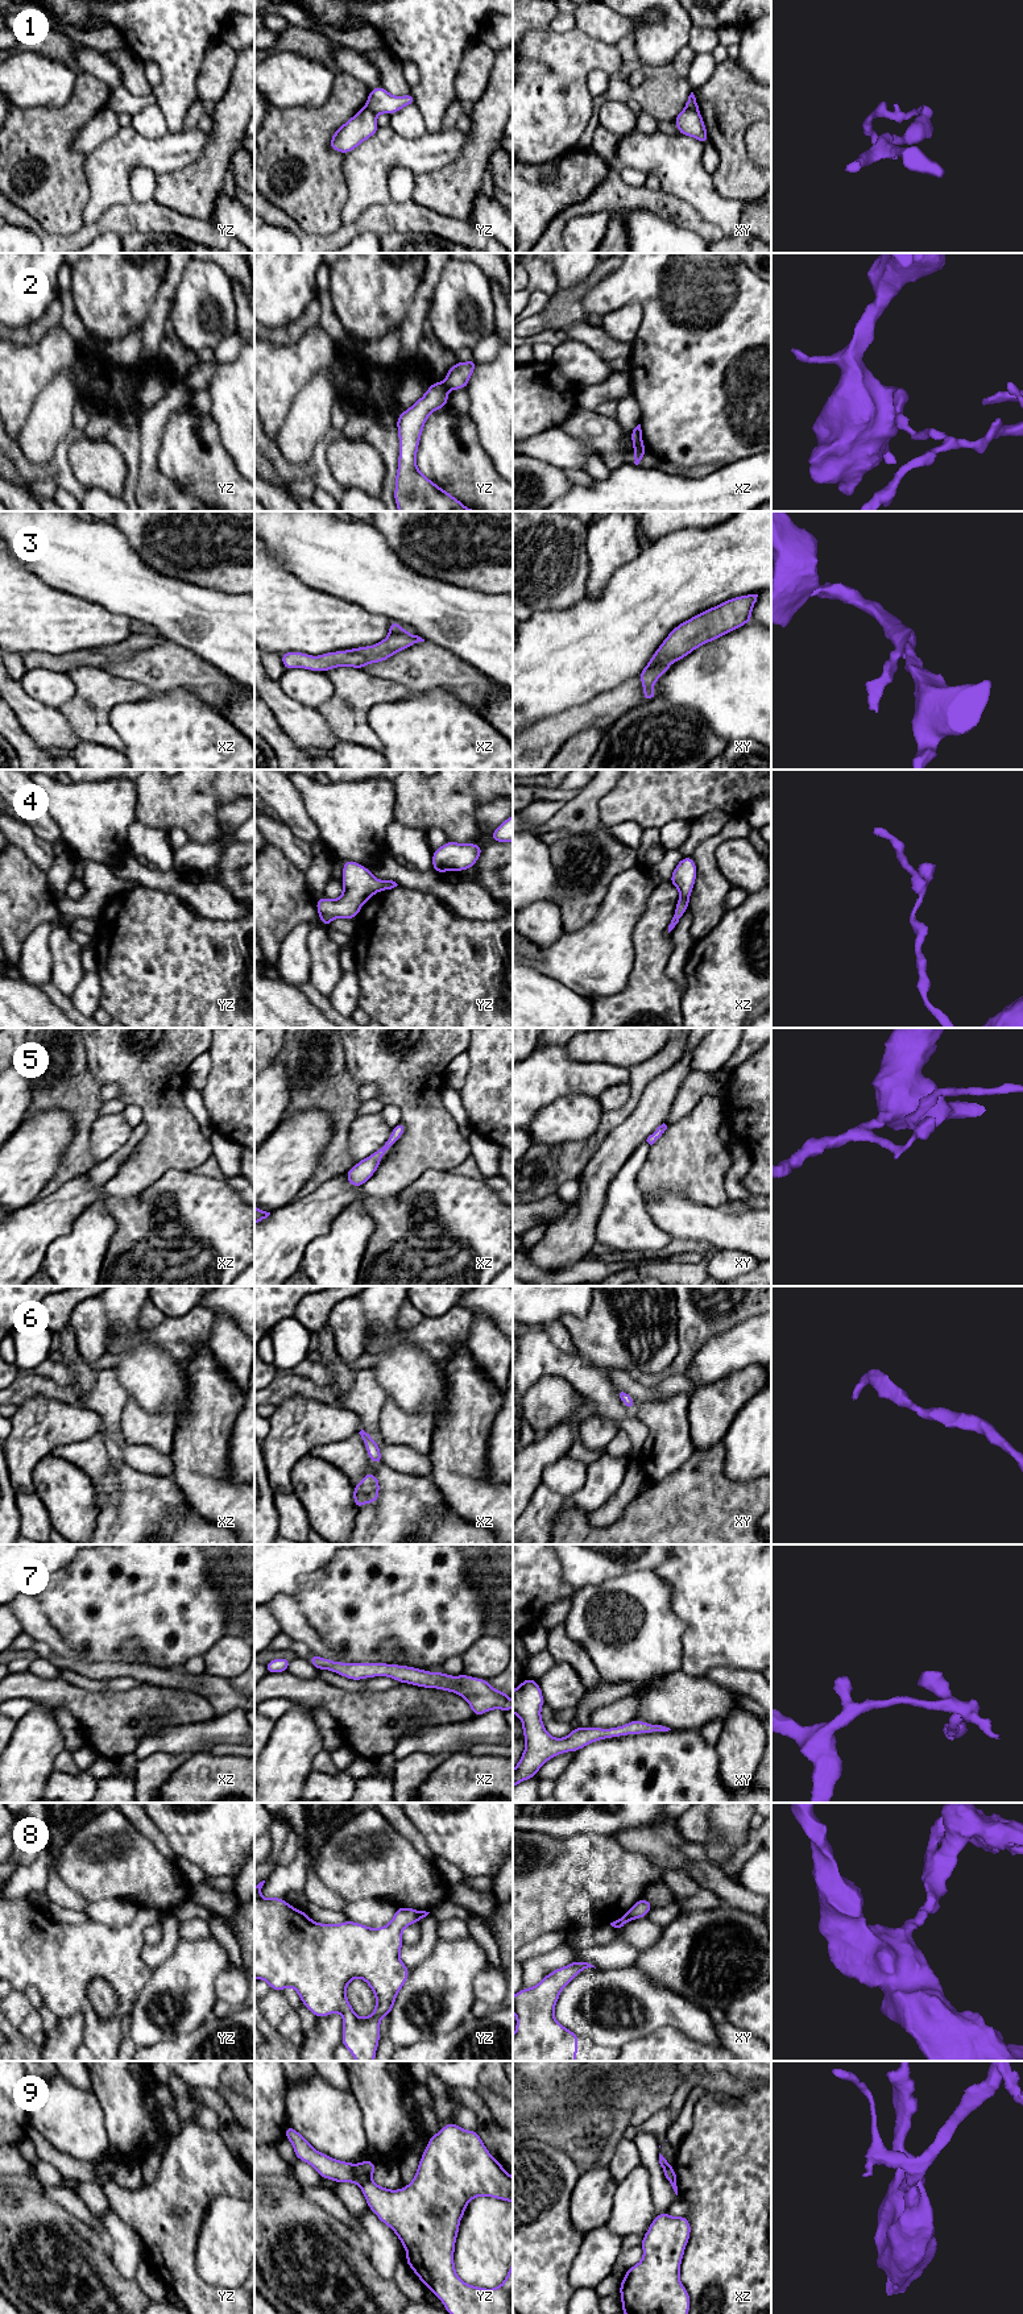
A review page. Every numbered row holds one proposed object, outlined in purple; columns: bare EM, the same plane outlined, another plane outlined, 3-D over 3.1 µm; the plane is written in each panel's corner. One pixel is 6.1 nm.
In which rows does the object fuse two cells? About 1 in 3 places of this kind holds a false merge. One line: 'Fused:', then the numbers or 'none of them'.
Fused: 1, 2, 3, 8, 9

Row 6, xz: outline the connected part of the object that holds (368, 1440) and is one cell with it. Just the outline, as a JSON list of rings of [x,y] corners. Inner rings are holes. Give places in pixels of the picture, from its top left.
[[[363,1428],[359,1432],[364,1440],[364,1444],[366,1446],[366,1453],[369,1456],[369,1459],[372,1460],[372,1463],[374,1463],[376,1465],[382,1463],[382,1457],[381,1457],[381,1451],[378,1448],[378,1442],[376,1442],[369,1434],[366,1434]]]

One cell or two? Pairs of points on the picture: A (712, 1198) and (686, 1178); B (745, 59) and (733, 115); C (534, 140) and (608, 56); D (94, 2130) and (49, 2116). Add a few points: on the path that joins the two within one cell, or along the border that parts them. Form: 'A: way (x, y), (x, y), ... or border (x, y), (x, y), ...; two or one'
A: way (705, 1191), (692, 1178); one
B: border (734, 61), (757, 82); two
C: way (542, 115), (550, 104), (550, 95), (583, 62); one
D: way (83, 2130), (67, 2116), (59, 2116); one

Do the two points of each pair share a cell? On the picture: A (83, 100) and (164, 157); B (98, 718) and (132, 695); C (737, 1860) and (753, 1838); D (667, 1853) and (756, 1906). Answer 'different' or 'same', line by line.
A: different
B: same
C: same
D: same

